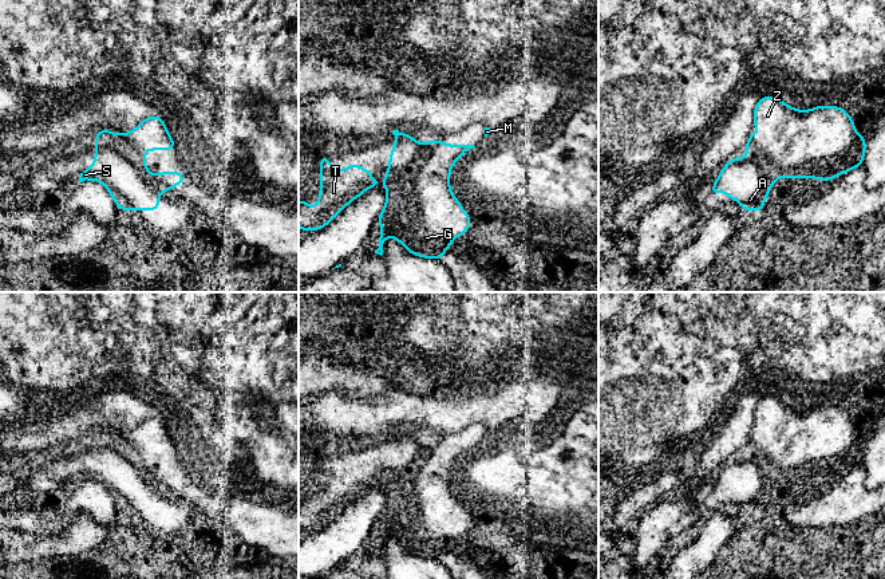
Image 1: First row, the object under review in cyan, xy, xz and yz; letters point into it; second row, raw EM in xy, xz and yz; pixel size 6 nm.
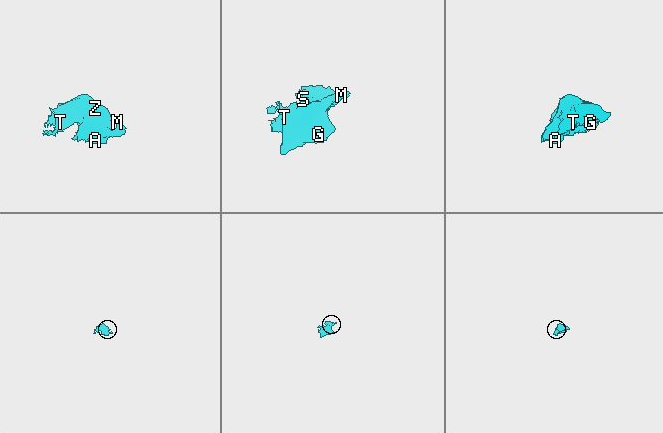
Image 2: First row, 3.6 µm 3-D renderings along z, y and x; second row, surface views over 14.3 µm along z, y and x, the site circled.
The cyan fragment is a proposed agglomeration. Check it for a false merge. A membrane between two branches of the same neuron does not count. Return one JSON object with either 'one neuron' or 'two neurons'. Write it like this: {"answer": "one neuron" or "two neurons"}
{"answer": "two neurons"}

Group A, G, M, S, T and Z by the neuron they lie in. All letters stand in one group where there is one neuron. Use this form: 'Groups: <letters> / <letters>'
Groups: A S / G M T Z

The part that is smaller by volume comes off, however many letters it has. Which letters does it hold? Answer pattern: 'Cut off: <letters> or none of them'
Cut off: A, S

